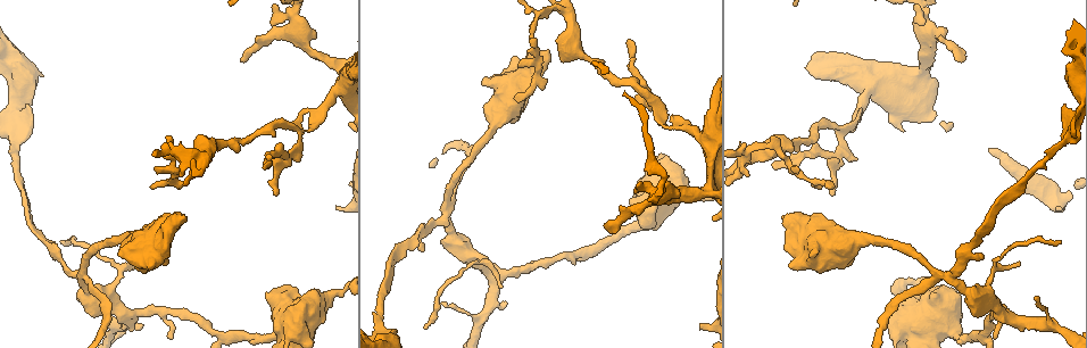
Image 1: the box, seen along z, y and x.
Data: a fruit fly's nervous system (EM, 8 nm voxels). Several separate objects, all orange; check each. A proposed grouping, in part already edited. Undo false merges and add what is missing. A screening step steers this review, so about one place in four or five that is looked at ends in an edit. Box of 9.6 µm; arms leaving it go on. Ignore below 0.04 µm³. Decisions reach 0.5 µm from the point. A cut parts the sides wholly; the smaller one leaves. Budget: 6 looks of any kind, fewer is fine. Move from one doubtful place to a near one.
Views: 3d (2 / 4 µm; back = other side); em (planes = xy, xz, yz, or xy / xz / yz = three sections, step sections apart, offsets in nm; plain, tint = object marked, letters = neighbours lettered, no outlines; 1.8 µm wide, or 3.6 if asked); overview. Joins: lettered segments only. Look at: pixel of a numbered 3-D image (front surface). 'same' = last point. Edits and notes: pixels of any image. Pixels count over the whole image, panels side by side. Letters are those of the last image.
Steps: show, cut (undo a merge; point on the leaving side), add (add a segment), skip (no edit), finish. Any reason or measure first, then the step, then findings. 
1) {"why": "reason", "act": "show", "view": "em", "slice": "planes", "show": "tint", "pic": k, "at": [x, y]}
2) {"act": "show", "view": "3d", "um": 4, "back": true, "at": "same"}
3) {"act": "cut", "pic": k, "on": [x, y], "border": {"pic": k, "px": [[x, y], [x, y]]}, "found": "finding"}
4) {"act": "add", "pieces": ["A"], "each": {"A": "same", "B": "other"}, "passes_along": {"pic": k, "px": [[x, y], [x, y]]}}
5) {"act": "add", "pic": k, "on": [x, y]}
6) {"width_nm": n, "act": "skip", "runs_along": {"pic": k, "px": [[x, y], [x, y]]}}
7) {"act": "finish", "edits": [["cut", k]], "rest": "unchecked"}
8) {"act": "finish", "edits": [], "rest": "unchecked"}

{"why": "small branch off a trunk", "act": "show", "view": "em", "slice": "xy", "step": 16, "show": "tint", "pic": 1, "at": [84, 278]}

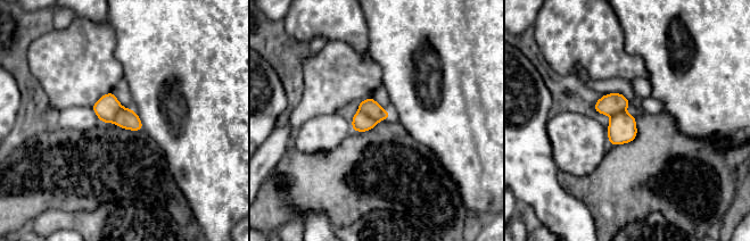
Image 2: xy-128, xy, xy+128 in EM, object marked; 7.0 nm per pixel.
{"why": "what lies round it", "act": "show", "view": "em", "slice": "xy", "step": 16, "show": "letters", "at": "same"}

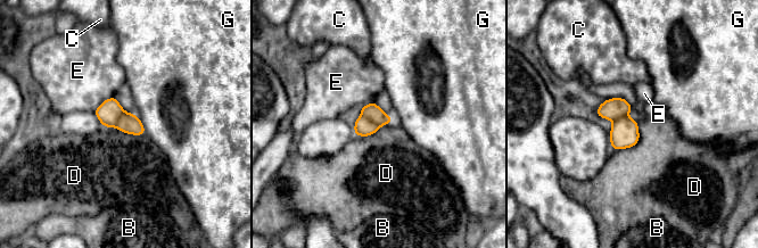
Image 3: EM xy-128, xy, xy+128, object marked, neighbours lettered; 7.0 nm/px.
{"longest_contact_nm": ["D", 280], "act": "cut", "pic": 3, "on": [371, 110], "each": {"B": "other", "C": "other", "D": "other", "E": "other", "G": "other"}, "border": {"pic": 3, "px": [[361, 113], [380, 126]]}, "found": "two cells meet here"}

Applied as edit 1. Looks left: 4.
{"why": "see it whole again", "act": "show", "view": "overview"}

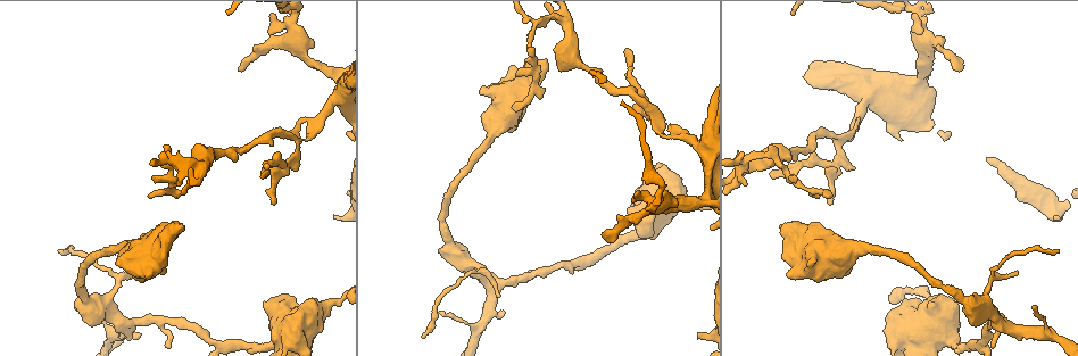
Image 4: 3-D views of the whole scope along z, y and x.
{"why": "free end", "act": "show", "view": "3d", "um": 4, "pic": 4, "at": [961, 69]}

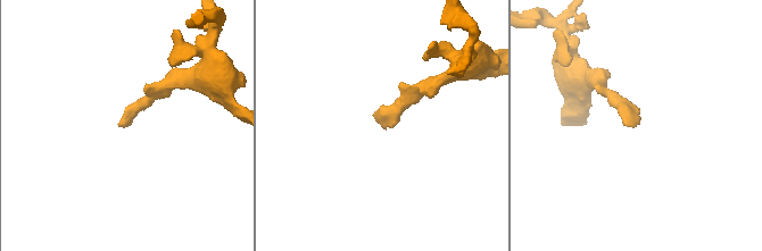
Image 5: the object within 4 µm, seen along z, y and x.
{"act": "show", "view": "em", "slice": "yz", "step": 16, "show": "letters", "pic": 5, "at": [124, 127]}

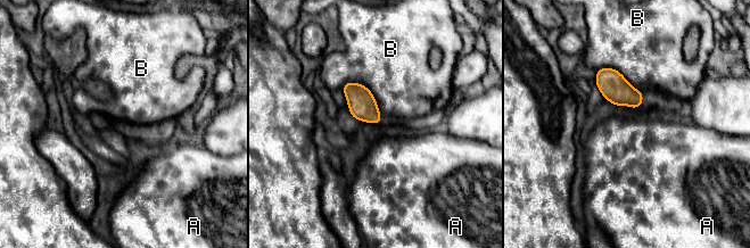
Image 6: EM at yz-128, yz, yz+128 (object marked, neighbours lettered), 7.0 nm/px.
{"longest_contact_nm": ["B", 340], "act": "skip", "each": {"A": "other", "B": "other"}, "border": {"pic": 6, "px": [[343, 84], [362, 83], [381, 113]]}, "found": "no lettered segment goes on from it"}

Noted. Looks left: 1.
{"act": "finish", "edits": [["cut", 3]], "rest": "unchecked"}

